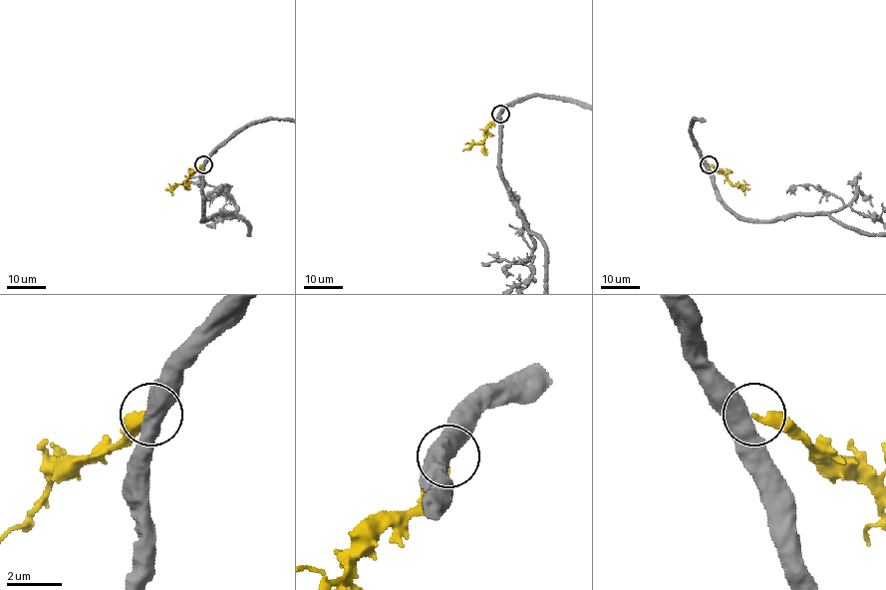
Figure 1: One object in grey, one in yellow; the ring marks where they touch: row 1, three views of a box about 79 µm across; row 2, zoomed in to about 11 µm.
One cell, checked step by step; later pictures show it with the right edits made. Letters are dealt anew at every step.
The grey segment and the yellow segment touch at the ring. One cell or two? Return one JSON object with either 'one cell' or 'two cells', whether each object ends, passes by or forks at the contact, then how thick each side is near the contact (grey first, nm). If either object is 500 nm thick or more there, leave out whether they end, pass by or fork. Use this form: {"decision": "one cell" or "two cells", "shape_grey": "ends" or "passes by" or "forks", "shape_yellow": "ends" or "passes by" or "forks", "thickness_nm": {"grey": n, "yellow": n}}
{"decision": "two cells", "thickness_nm": {"grey": 550, "yellow": 340}}

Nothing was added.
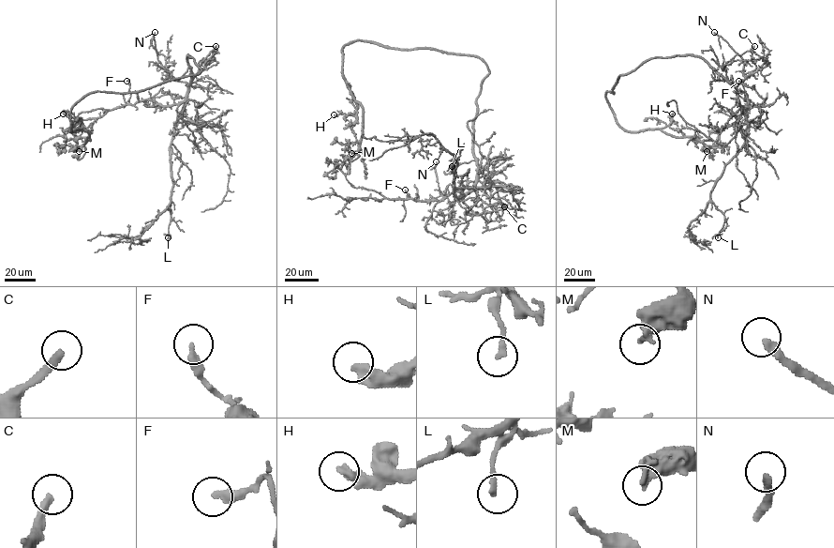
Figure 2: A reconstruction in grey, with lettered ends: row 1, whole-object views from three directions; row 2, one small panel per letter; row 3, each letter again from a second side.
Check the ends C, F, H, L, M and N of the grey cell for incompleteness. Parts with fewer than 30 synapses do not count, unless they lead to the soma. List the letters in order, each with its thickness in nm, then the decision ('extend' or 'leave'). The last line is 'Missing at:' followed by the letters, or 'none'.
C: calibre 280 nm; extend
F: calibre 340 nm; leave
H: calibre 360 nm; extend
L: calibre 200 nm; leave
M: calibre 170 nm; leave
N: calibre 280 nm; extend
Missing at: C, H, N

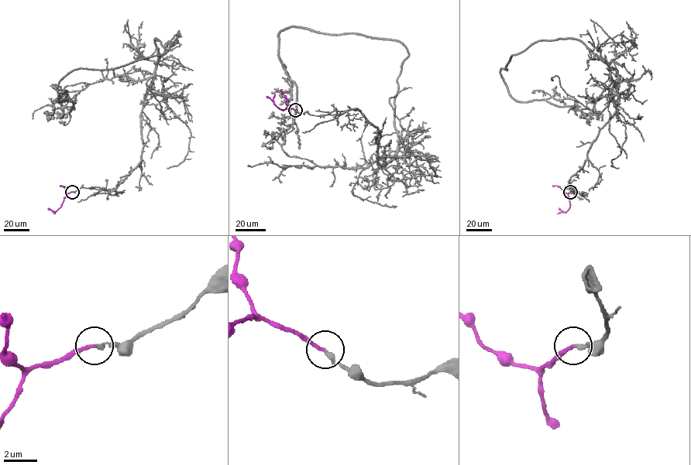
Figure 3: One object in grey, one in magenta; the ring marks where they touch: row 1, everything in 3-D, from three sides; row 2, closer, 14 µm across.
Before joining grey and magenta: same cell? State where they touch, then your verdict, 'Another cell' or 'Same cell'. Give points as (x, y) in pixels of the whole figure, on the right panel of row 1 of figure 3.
Place: (570, 192). Same cell

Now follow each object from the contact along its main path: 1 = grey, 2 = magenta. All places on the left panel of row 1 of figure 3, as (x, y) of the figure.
1: (72, 191), (113, 190), (139, 162), (155, 39), (167, 51), (73, 70), (58, 93), (71, 109), (52, 102)
2: (72, 191), (67, 194), (62, 205), (54, 212), (48, 209)

